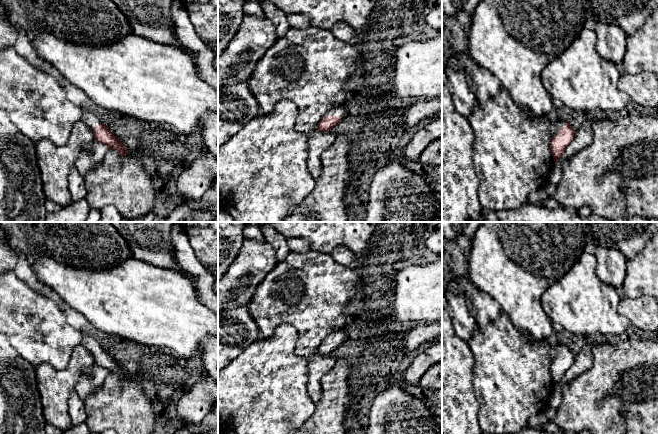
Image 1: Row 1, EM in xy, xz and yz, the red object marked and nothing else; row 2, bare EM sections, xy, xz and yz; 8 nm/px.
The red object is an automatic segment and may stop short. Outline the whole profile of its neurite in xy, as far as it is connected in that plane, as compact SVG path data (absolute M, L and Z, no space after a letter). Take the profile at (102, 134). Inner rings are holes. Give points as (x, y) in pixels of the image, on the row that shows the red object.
M83 109L82 122L94 133L94 139L108 146L108 149L116 149L121 156L127 154L127 148L119 141L119 139L103 124L99 117L89 111Z

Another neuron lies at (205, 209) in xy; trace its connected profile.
M218 177L212 187L197 201L183 201L172 210L166 222L218 222Z

